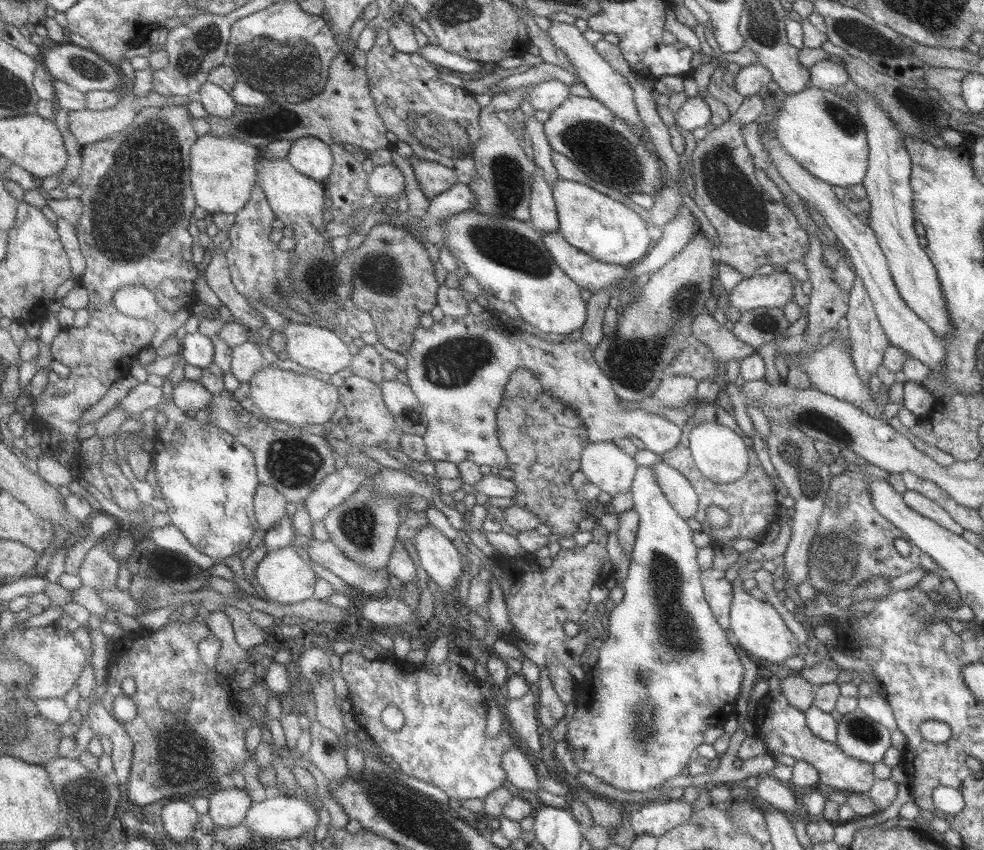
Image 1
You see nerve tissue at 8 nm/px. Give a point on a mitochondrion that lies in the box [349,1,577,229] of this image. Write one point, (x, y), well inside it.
(436, 130)

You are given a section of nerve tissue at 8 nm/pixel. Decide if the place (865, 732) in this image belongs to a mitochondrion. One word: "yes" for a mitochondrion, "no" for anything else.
yes

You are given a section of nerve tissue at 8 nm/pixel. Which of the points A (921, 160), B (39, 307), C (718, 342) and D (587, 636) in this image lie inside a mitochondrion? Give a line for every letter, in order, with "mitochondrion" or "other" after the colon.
A: other
B: other
C: other
D: other

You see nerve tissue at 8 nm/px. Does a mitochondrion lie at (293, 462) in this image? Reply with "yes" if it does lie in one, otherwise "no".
yes

